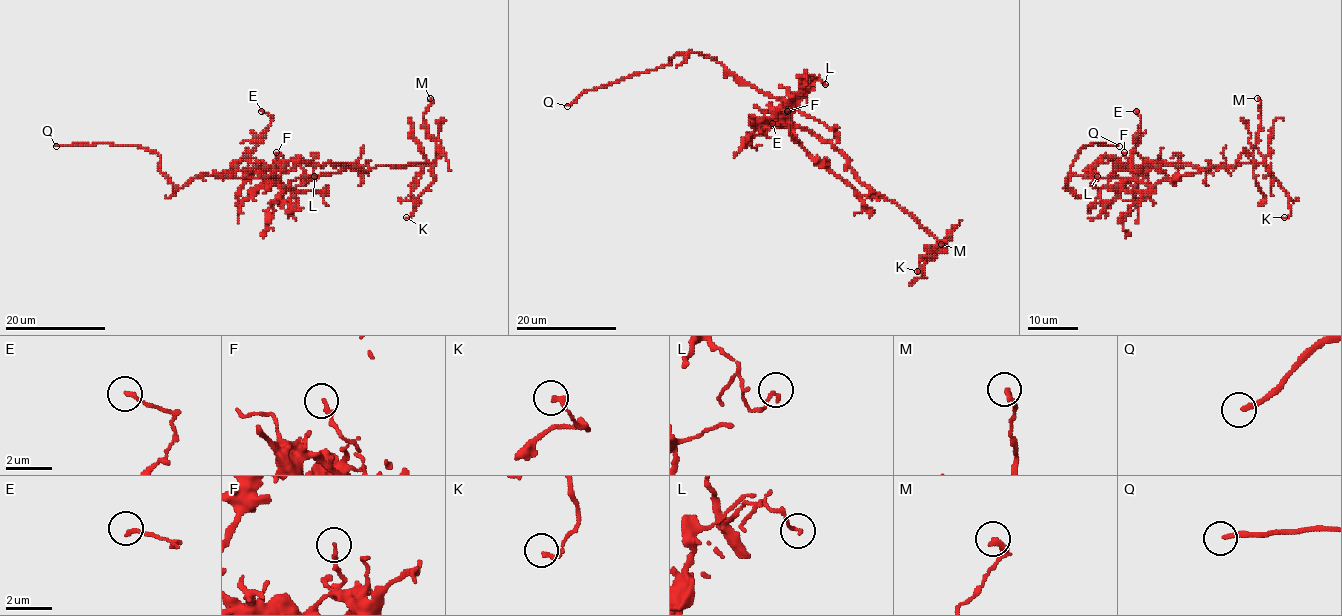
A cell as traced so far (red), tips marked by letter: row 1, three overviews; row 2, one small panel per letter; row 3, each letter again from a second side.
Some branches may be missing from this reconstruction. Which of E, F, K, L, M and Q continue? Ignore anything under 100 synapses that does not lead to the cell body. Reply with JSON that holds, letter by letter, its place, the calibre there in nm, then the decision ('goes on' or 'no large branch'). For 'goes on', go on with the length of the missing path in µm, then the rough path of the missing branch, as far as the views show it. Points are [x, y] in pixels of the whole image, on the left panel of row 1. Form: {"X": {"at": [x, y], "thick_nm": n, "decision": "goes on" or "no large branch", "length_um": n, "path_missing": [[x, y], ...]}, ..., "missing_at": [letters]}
{"E": {"at": [261, 111], "thick_nm": 160, "decision": "no large branch"}, "F": {"at": [276, 152], "thick_nm": 160, "decision": "no large branch"}, "K": {"at": [406, 217], "thick_nm": 220, "decision": "no large branch"}, "L": {"at": [314, 176], "thick_nm": 150, "decision": "no large branch"}, "M": {"at": [430, 98], "thick_nm": 240, "decision": "no large branch"}, "Q": {"at": [56, 146], "thick_nm": 200, "decision": "goes on", "length_um": 35}, "missing_at": ["Q"]}

